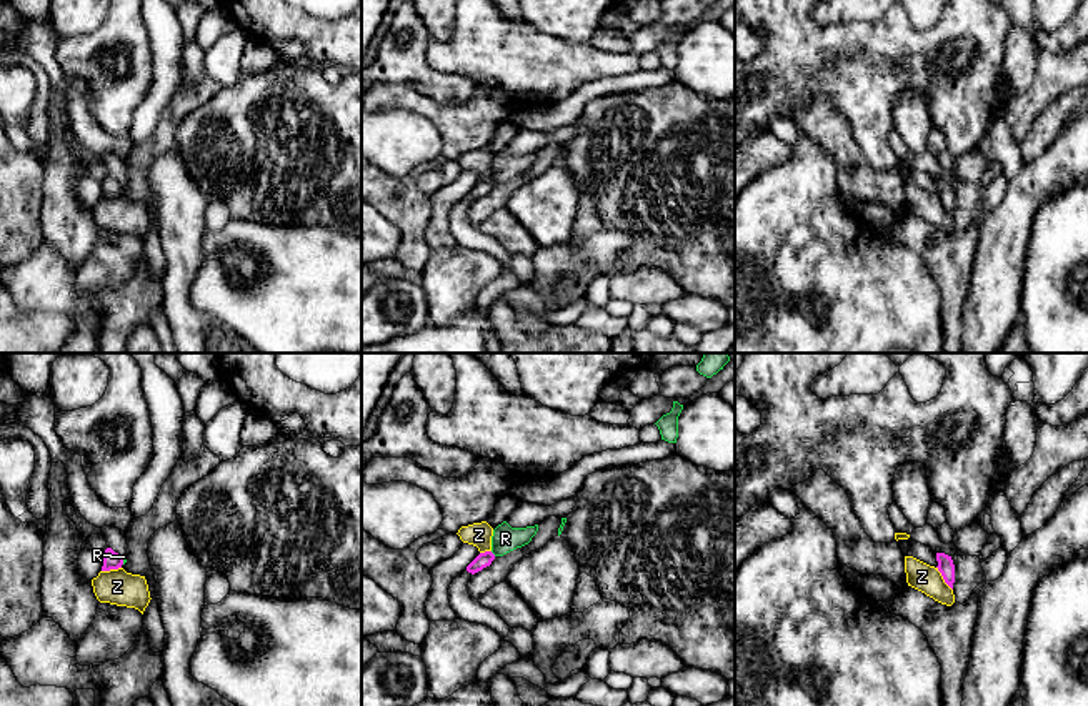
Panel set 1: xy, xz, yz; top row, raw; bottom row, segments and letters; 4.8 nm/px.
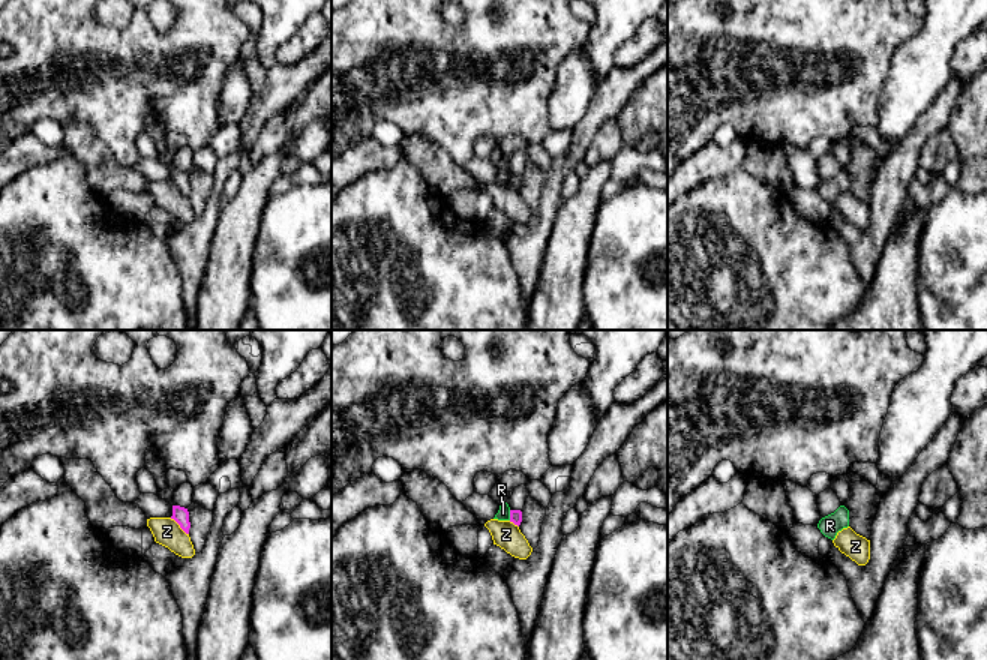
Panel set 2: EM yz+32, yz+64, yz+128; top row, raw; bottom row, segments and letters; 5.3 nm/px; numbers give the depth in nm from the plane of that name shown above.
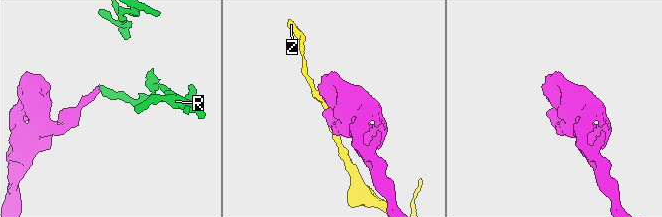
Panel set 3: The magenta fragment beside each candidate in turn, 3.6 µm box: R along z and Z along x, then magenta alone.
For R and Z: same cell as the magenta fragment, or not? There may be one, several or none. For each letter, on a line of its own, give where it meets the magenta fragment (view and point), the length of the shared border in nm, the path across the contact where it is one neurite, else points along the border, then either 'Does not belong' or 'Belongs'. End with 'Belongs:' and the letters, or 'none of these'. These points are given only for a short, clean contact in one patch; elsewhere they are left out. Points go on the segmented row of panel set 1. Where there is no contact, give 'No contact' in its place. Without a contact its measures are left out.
R: Touches magenta at xz (492, 553). Shared border 40 nm. Boundary: xz (490, 551), (495, 555). Does not belong
Z: Touches magenta at yz (943, 578). Shared border 140 nm. Boundary: yz (937, 566), (943, 581), (952, 590). Does not belong
Belongs: none of these

